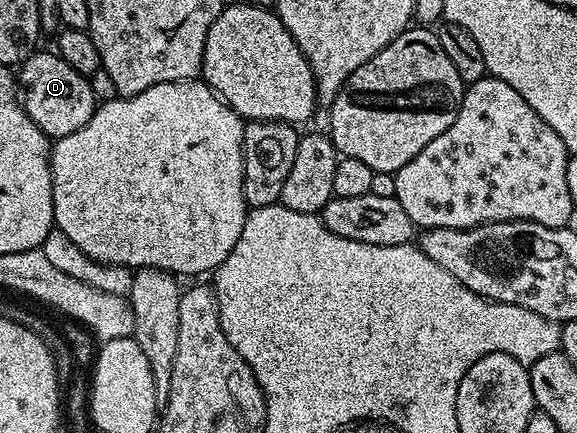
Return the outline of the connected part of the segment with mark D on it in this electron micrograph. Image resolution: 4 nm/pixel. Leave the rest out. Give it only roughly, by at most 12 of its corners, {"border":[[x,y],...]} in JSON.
{"border":[[54,50],[17,71],[27,116],[54,141],[77,133],[97,100]]}

